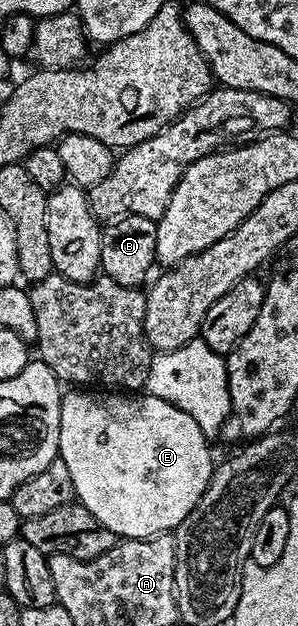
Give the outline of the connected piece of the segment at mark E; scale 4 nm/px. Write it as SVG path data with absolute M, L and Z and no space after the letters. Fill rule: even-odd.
M67 391L63 395L62 405L60 406L60 446L58 447L58 454L64 462L64 466L68 466L69 472L72 474L72 486L77 503L83 504L88 510L92 510L92 514L96 514L96 518L100 518L100 522L104 522L104 526L108 526L108 530L115 532L119 538L149 540L152 536L173 533L174 529L180 526L180 522L184 522L184 518L188 518L188 514L192 514L196 502L200 502L208 482L214 477L216 460L210 457L210 448L206 445L205 434L202 433L205 432L203 425L198 424L196 418L184 414L184 410L180 410L176 406L149 394L138 394L131 398L126 394L98 394L102 396L93 396L90 392L93 391Z

